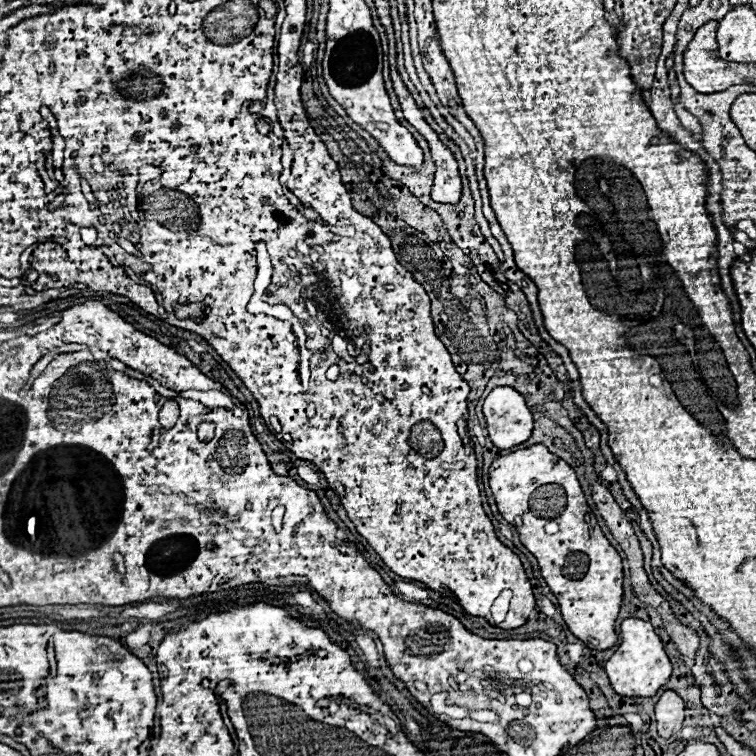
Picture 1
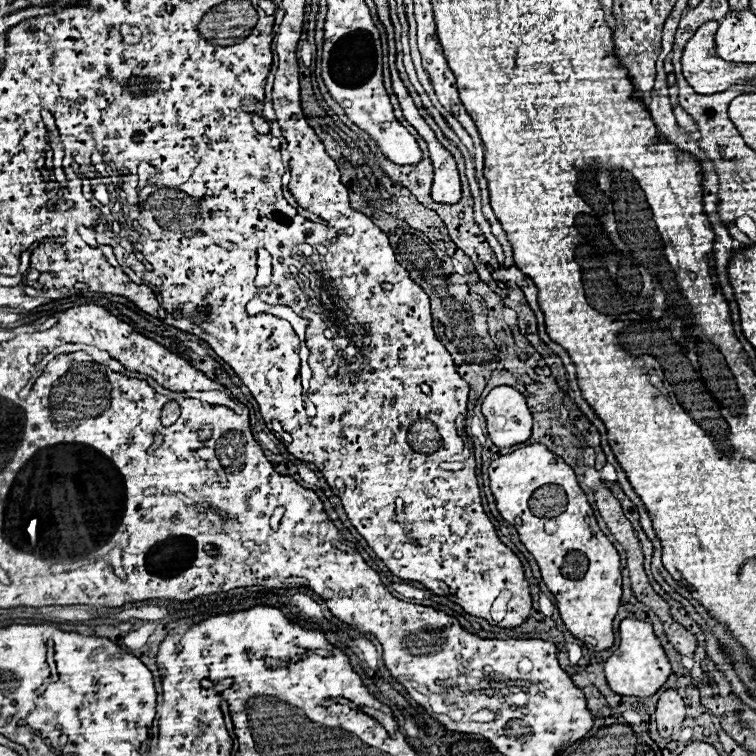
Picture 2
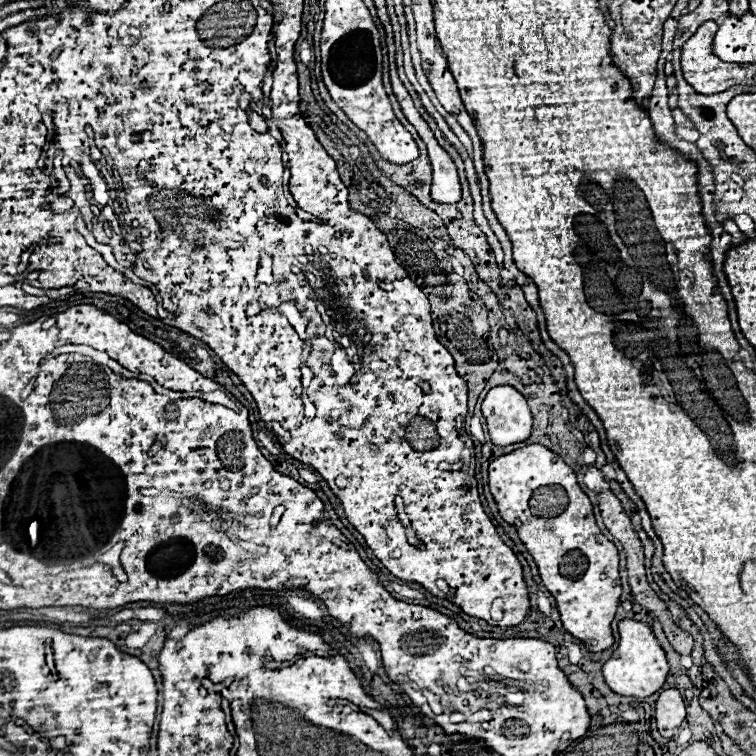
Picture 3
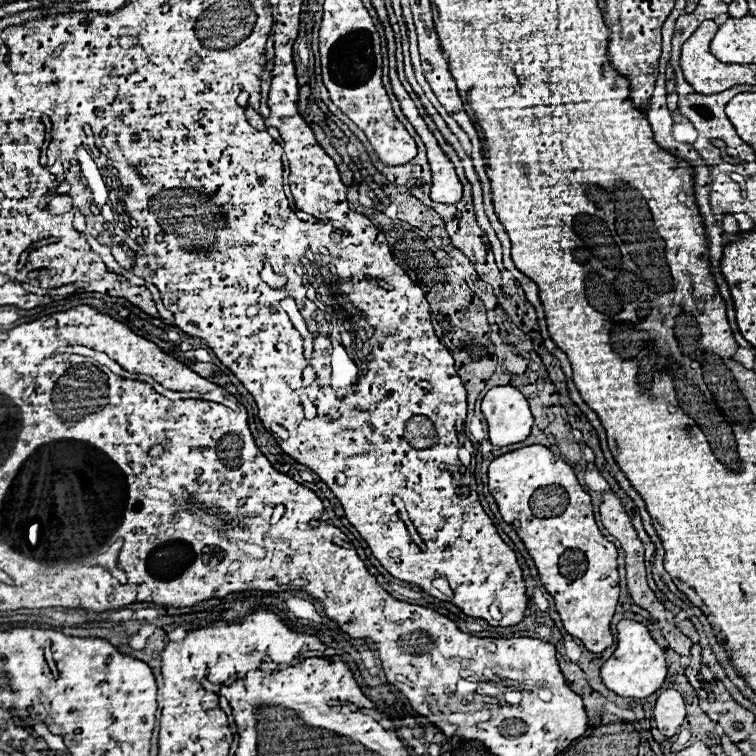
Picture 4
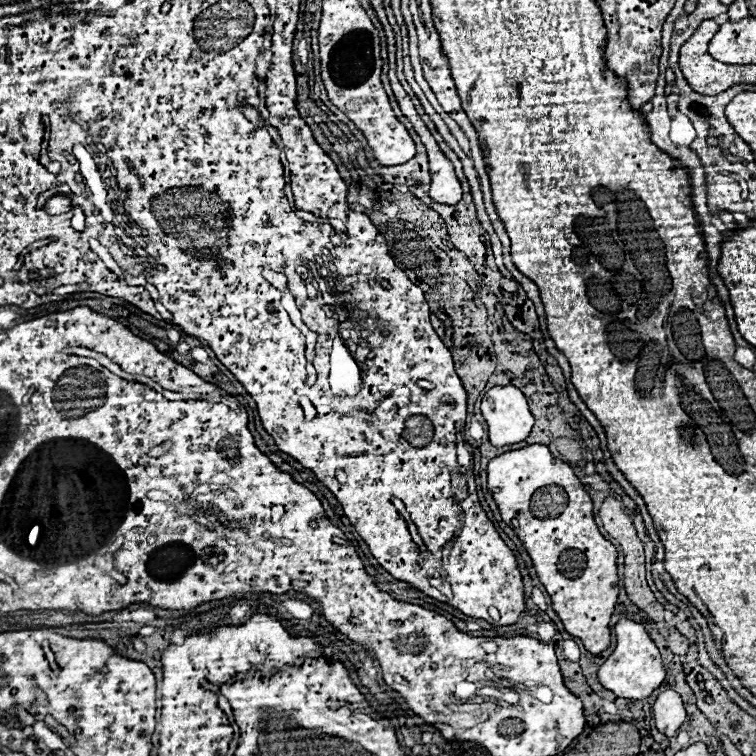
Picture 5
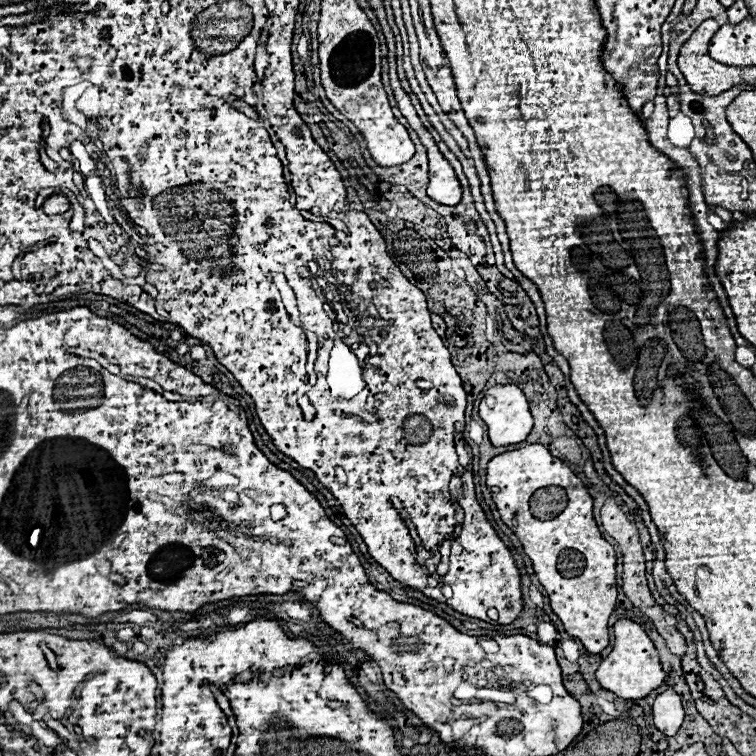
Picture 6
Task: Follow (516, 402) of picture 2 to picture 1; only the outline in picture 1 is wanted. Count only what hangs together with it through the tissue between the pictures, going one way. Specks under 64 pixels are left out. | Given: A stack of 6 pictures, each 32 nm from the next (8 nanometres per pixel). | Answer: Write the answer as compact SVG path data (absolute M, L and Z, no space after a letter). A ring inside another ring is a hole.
M510 386L494 388L482 404L488 434L498 448L522 444L532 434L532 412L520 392Z

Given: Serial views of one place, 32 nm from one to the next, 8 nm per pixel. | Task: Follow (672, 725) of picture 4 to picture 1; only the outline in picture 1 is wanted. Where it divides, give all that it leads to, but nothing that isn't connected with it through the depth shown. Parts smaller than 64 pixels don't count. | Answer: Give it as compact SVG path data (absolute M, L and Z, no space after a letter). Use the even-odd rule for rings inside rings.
M666 690L658 704L656 704L656 722L658 722L658 734L662 738L670 738L674 732L682 728L684 722L684 700L674 692Z

